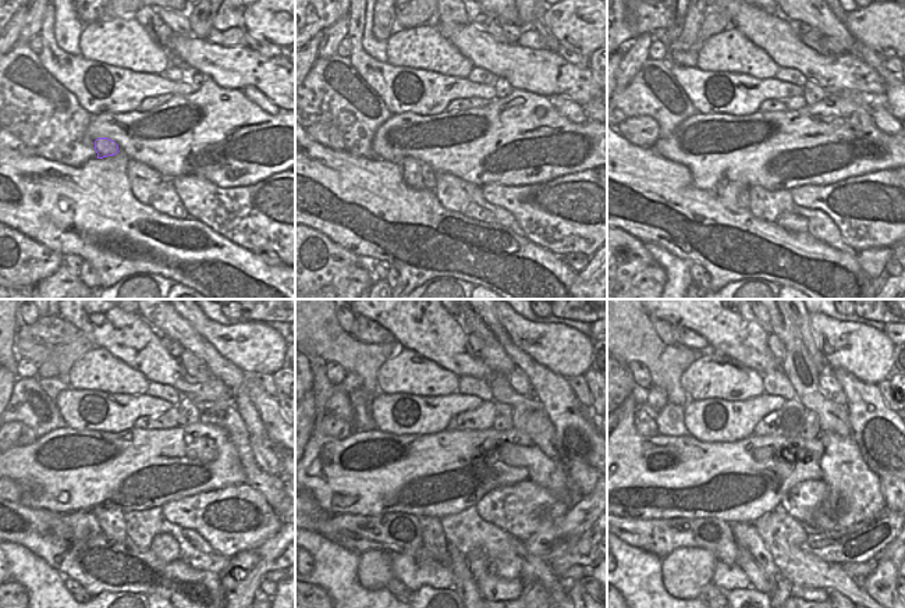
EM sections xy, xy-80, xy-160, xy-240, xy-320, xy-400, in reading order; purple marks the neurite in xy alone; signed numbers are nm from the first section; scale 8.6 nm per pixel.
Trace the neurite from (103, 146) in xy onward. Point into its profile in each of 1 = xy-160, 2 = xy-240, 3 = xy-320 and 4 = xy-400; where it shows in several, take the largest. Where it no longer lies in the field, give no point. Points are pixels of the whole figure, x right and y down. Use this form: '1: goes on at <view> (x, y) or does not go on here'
1: goes on at xy-160 (734, 196)
2: goes on at xy-240 (112, 522)
3: goes on at xy-320 (433, 540)
4: goes on at xy-400 (759, 582)

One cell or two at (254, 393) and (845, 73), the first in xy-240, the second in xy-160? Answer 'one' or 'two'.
two

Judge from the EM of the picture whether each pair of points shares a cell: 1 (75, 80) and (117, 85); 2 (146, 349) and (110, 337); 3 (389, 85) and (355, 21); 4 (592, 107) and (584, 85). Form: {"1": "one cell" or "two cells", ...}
{"1": "one cell", "2": "one cell", "3": "one cell", "4": "two cells"}

